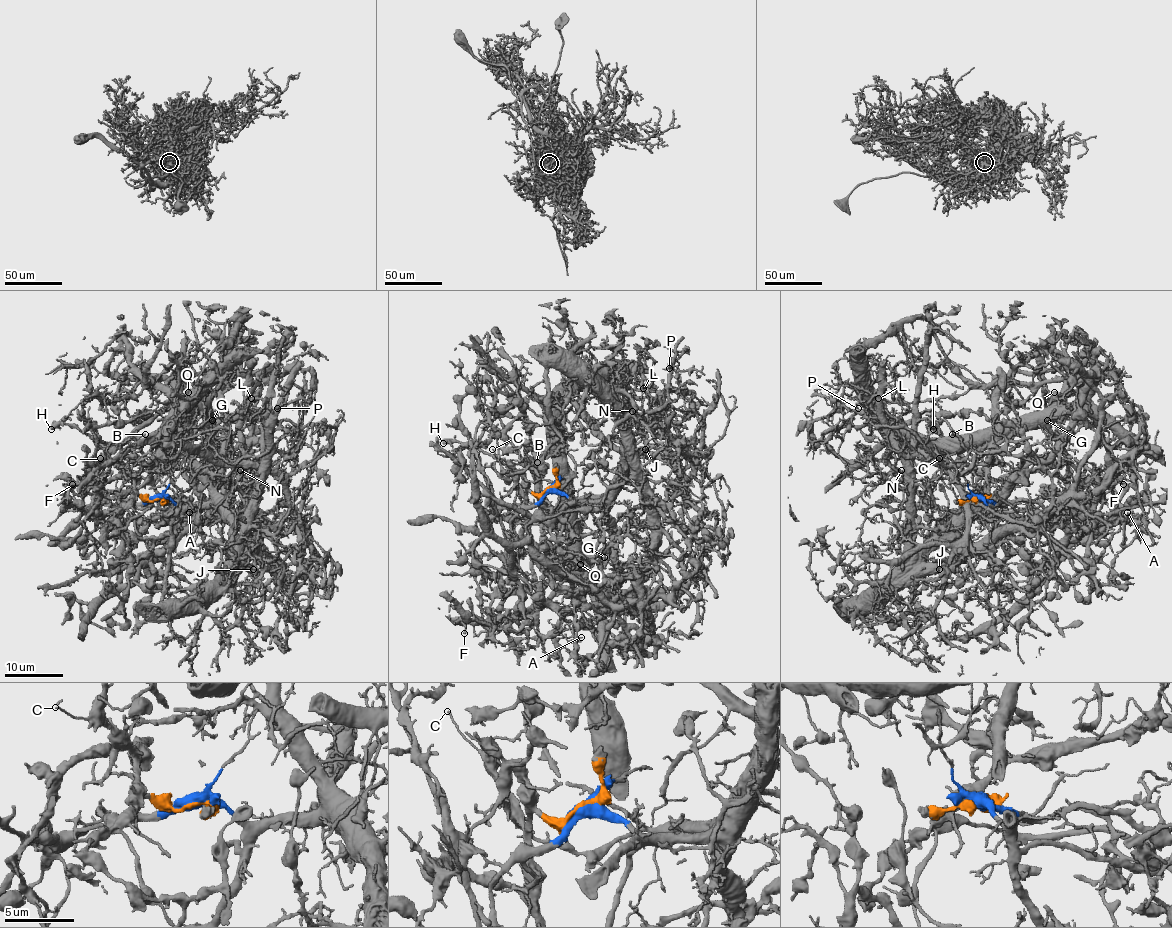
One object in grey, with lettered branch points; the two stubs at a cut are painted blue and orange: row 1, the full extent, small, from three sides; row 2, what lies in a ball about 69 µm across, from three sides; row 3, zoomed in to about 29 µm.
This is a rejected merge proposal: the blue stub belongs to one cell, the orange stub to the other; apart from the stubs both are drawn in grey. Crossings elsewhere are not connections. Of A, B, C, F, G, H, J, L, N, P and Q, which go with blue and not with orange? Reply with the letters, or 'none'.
A, J, L, N, P

